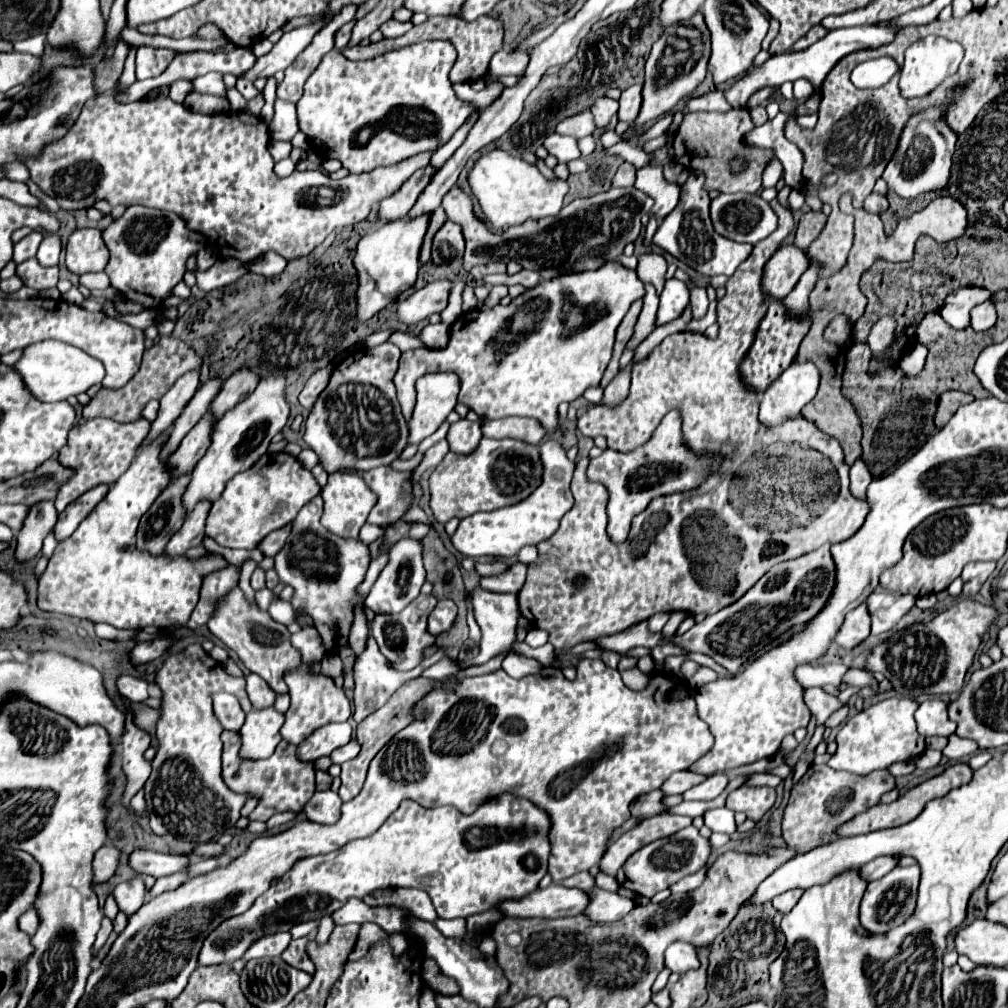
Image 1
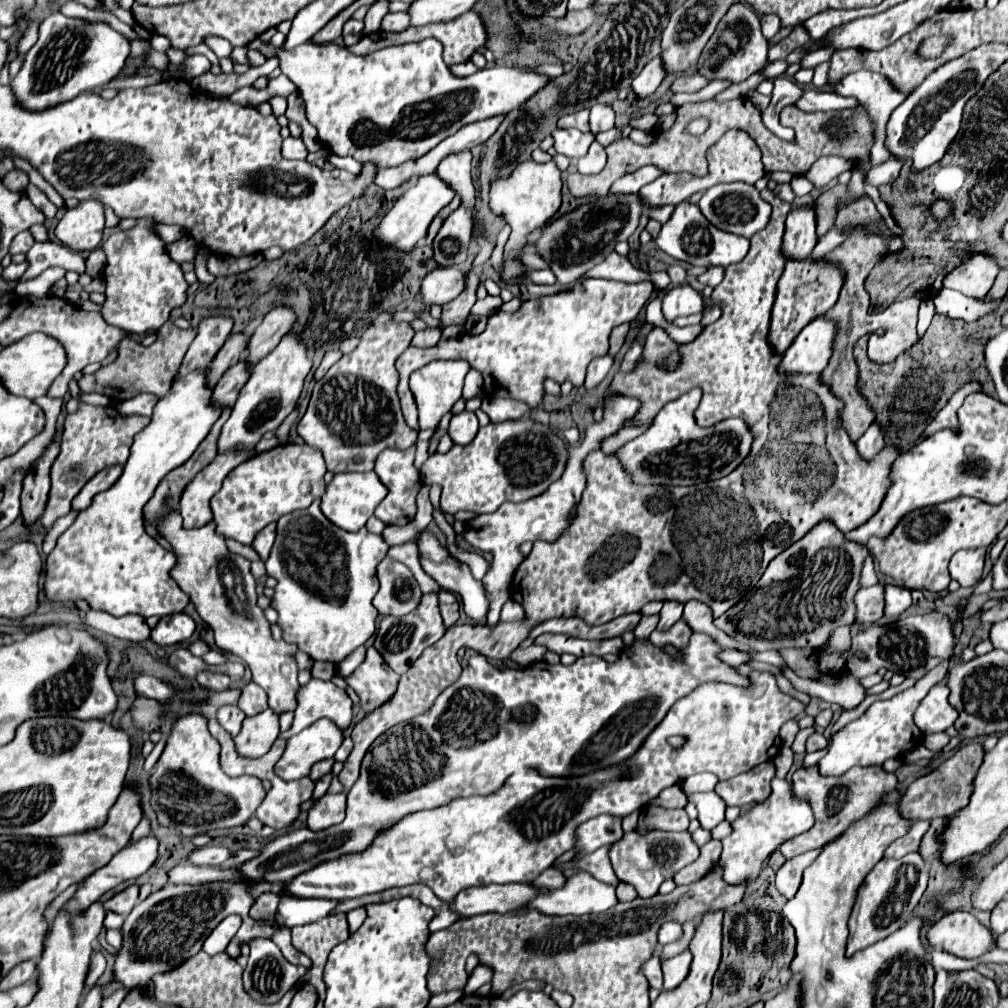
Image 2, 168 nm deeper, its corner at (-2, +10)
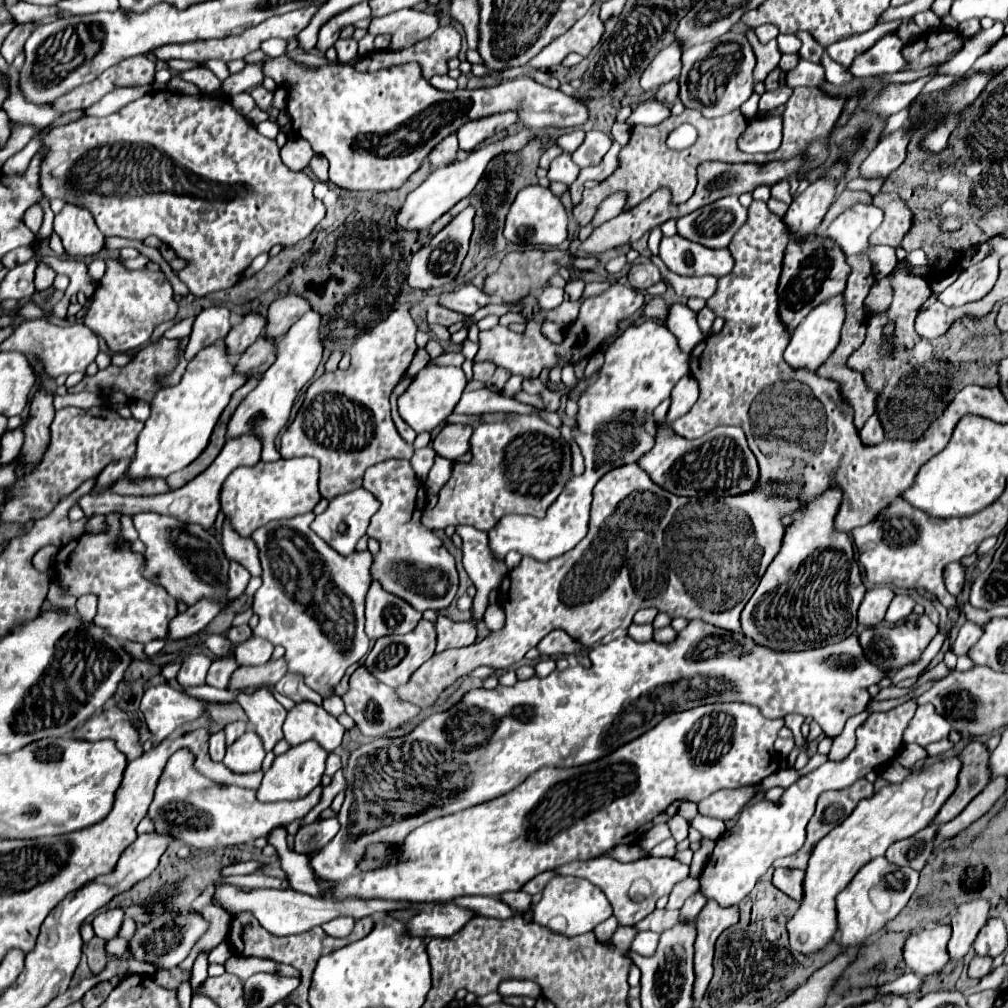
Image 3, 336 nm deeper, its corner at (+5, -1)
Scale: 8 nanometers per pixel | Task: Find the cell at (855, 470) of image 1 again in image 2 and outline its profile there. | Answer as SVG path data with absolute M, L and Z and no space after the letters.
M872 422L870 428L864 432L864 436L856 442L856 446L858 446L858 452L862 458L866 458L866 460L874 458L884 446L884 432L880 430L880 426L876 422Z

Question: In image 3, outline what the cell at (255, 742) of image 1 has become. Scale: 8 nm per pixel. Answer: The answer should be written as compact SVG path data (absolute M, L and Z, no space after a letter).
M247 731L227 747L223 763L235 773L251 773L261 767L263 757L265 757L265 747L261 743L261 737L255 731Z

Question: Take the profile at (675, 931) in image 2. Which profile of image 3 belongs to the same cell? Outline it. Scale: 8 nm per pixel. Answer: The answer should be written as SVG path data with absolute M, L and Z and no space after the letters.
M639 933L637 939L633 941L633 951L649 957L657 951L657 943L659 943L659 933Z

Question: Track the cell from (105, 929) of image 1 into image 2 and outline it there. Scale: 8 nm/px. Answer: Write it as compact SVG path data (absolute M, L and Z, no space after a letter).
M102 952L93 953L90 959L88 976L86 976L86 986L84 986L84 990L88 992L94 984L96 984L96 980L98 980L98 976L101 976L106 969L106 958Z

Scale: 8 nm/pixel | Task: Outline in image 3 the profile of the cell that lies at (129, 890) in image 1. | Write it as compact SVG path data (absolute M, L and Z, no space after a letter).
M115 907L115 909L107 909L107 911L101 911L93 917L93 929L95 929L95 935L101 937L101 939L111 939L119 933L121 929L121 921L123 921L123 909L121 907Z

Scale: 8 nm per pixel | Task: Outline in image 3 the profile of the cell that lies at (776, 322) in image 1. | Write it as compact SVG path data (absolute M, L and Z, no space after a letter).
M809 237L803 243L789 241L785 249L783 259L783 271L779 279L779 319L789 329L795 331L797 325L825 299L831 299L839 295L845 289L847 277L851 273L851 267L845 263L843 251L829 243L829 239L821 237Z

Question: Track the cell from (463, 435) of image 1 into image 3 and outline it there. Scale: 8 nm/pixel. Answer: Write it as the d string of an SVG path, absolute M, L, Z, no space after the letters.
M455 423L455 425L445 425L439 435L433 439L433 449L447 457L447 459L457 459L461 457L467 449L469 449L469 437L471 437L473 429L469 425L461 425L461 423Z

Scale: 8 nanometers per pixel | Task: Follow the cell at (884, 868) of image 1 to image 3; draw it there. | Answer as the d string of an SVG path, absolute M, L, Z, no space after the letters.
M929 825L929 827L921 829L917 835L893 843L885 853L887 861L895 863L895 865L909 865L909 867L921 871L933 851L931 841L933 841L935 831L937 831L937 827Z

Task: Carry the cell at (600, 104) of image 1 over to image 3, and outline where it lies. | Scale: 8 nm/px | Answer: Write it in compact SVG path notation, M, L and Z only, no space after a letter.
M587 131L585 135L585 141L581 143L581 147L573 153L573 161L579 165L579 167L587 167L587 165L597 165L603 155L609 151L611 147L611 137L605 135L603 131Z

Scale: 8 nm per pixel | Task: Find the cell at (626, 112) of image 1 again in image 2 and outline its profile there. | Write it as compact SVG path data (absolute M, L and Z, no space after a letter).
M656 56L654 60L650 60L646 66L644 66L644 70L636 76L636 80L632 82L632 88L634 88L634 92L638 94L638 96L650 96L660 84L662 84L662 80L664 80L664 76L666 76L666 68L664 68L664 64L662 64L662 58L660 56Z

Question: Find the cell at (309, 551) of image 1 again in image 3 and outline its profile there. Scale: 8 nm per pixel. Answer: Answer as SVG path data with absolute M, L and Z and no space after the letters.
M315 513L279 519L253 533L263 567L263 585L253 597L253 611L261 617L253 637L283 645L289 673L303 675L311 689L329 697L345 669L369 651L363 613L373 555L369 549L347 557L337 553L309 527L313 519Z

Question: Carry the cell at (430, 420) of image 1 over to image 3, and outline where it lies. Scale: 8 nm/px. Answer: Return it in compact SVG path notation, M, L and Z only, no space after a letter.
M423 367L413 383L407 387L407 391L399 397L399 415L405 423L413 427L415 433L433 431L437 425L441 425L457 405L463 389L465 389L465 373L457 367Z

